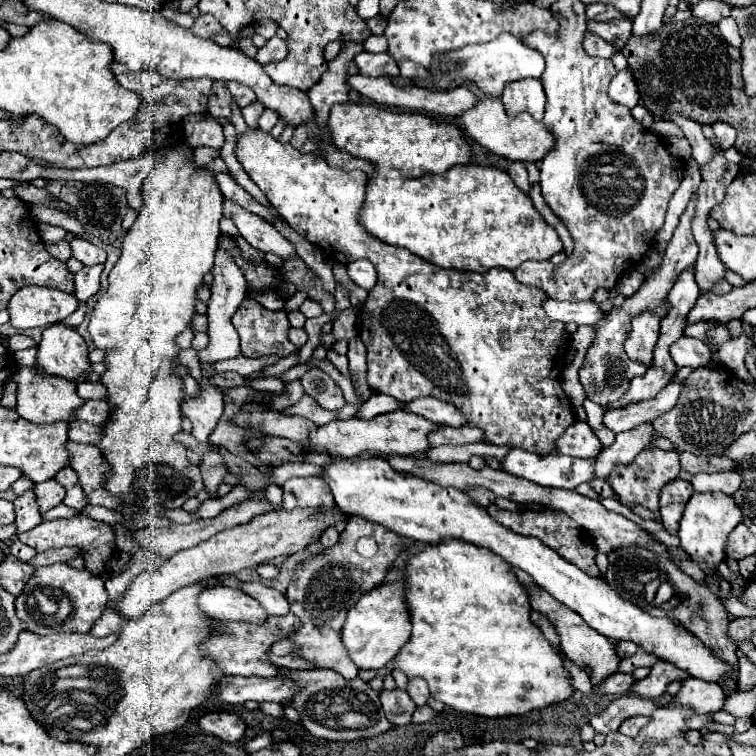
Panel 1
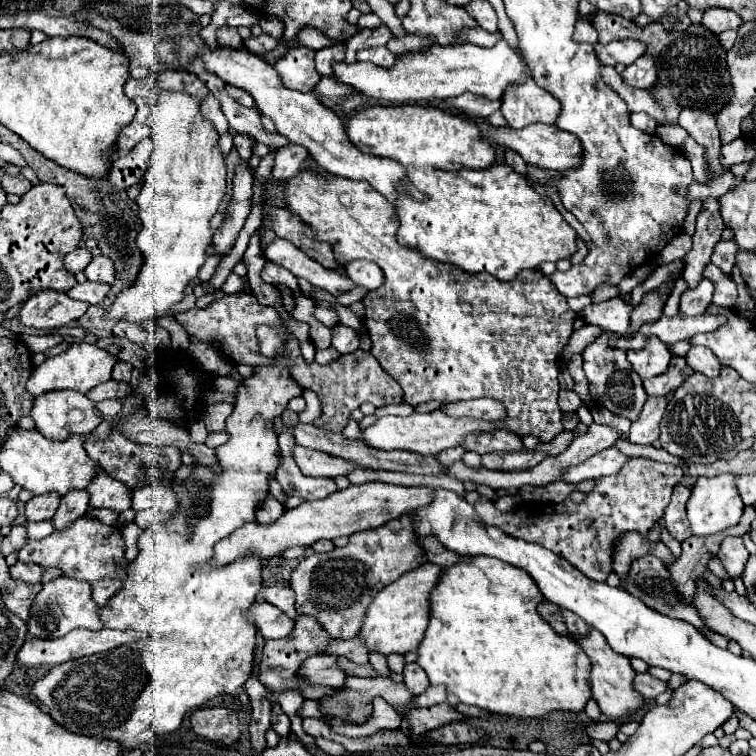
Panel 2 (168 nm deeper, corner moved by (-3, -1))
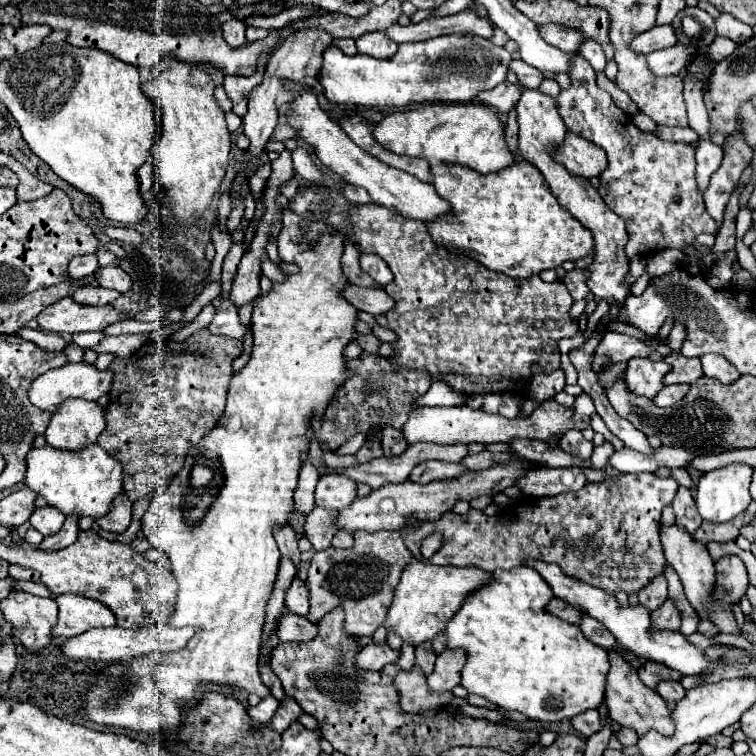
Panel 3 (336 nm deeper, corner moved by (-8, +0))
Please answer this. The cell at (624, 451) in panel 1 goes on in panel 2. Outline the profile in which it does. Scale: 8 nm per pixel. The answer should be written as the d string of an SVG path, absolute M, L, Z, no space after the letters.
M649 397L639 419L631 425L629 441L639 445L651 445L655 439L659 439L659 421L663 417L663 411L667 407L665 397Z

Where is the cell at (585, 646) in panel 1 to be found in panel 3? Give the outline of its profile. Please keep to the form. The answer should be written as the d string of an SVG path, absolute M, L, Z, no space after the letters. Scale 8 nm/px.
M610 650L610 672L606 676L604 698L606 698L606 706L608 706L608 716L614 722L618 722L620 726L634 728L638 732L638 736L646 734L648 730L658 730L662 734L674 732L674 724L670 720L670 710L666 708L666 702L640 680L636 668L632 668L632 664L616 650Z

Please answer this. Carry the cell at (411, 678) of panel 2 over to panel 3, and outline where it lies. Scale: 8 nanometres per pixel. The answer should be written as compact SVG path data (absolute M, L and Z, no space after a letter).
M422 642L416 646L416 666L422 670L424 676L430 676L436 664L436 654L432 650L432 642Z

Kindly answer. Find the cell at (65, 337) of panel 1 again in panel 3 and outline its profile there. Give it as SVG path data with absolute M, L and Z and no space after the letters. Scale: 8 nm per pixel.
M76 362L76 364L66 364L60 366L56 370L48 370L46 374L42 374L40 378L36 378L28 390L28 398L34 406L46 410L46 412L54 412L56 406L64 400L64 398L86 398L86 400L98 400L100 396L108 394L112 388L112 370L98 370L94 364L88 362Z

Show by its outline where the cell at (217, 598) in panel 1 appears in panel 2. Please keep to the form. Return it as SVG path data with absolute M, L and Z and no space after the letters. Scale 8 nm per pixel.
M267 601L255 603L247 613L247 617L255 623L255 627L263 633L265 639L283 639L295 627L293 619L283 615L283 611L279 611L275 605Z

